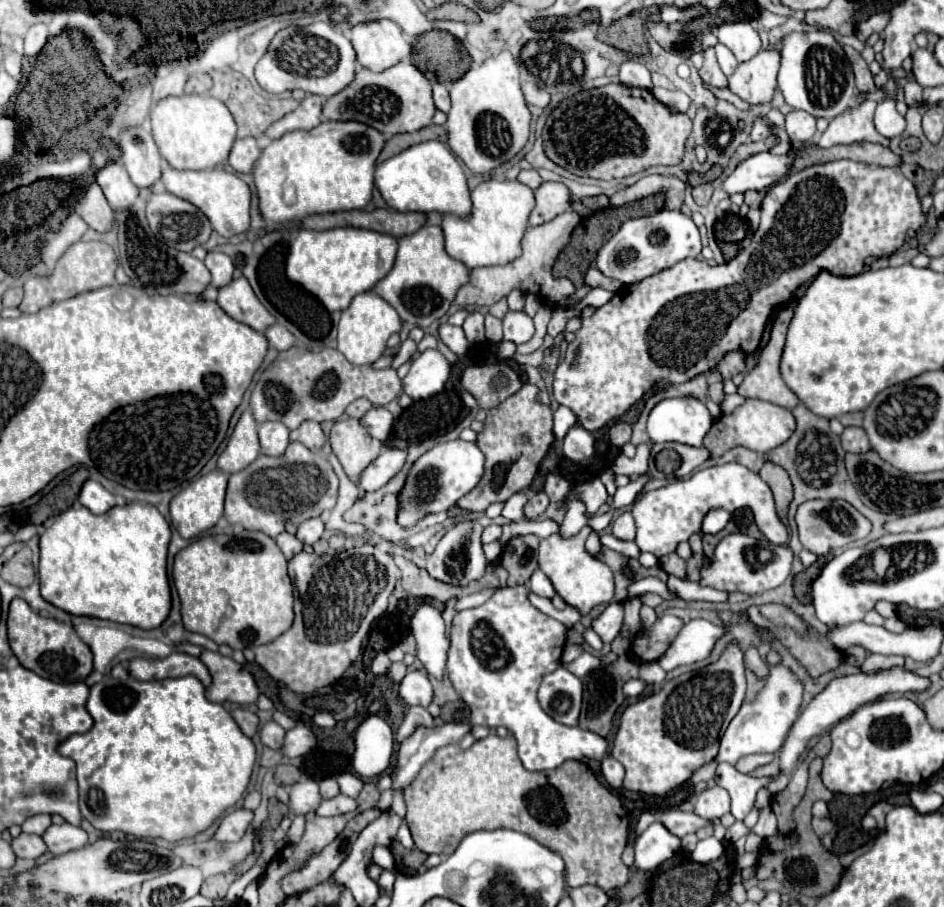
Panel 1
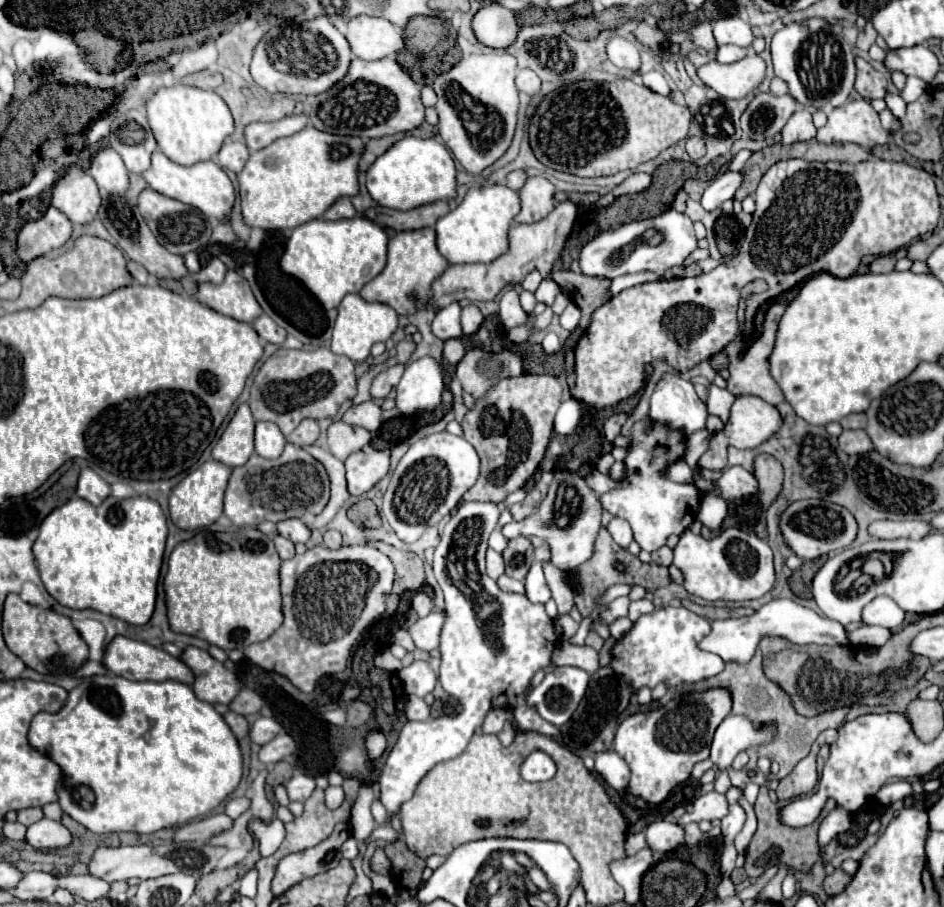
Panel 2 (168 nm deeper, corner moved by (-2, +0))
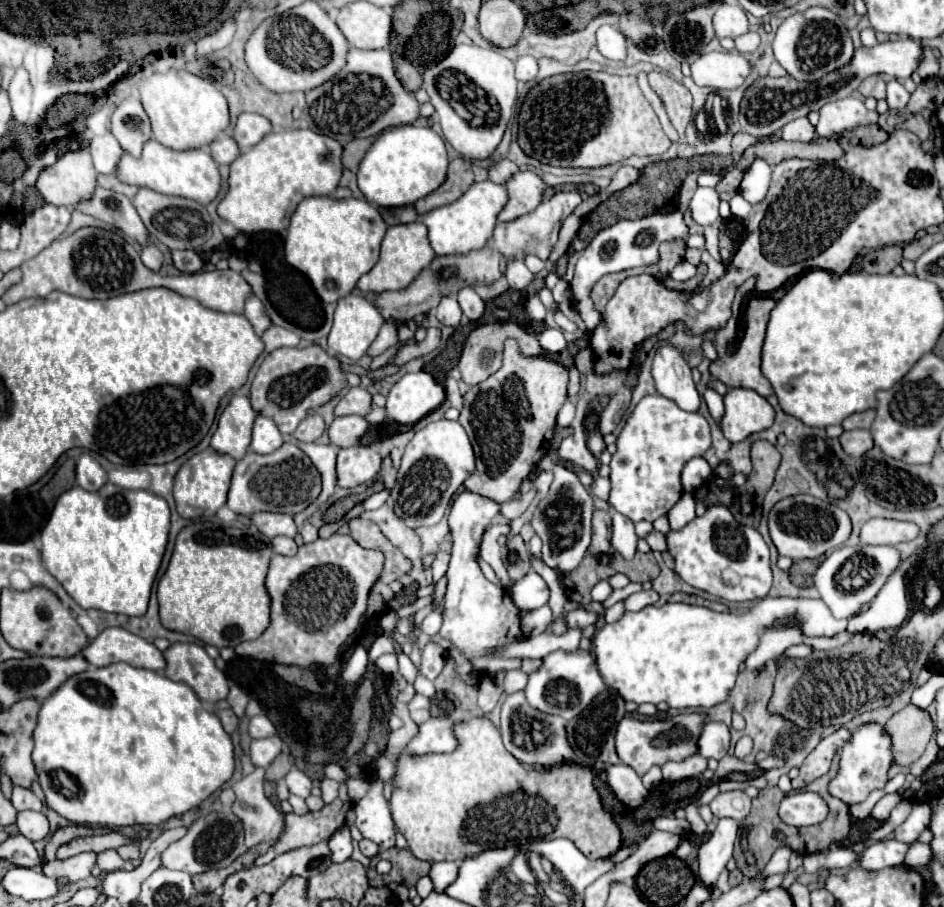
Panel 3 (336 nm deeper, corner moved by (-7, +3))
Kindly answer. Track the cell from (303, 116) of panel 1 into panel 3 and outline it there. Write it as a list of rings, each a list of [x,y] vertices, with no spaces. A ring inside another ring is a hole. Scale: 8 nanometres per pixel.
[[[240,113],[232,137],[238,143],[240,151],[246,151],[248,147],[254,147],[270,131],[272,131],[272,125],[266,117],[256,113]]]

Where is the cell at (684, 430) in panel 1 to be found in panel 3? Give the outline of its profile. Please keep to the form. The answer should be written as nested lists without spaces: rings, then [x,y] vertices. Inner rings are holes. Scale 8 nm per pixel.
[[[674,345],[658,347],[652,363],[652,377],[660,395],[672,399],[684,411],[698,411],[700,395],[694,387],[690,365],[680,349]]]

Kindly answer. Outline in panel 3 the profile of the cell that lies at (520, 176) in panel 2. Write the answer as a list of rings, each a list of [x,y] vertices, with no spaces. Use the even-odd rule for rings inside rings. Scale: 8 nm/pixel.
[[[502,159],[498,161],[490,171],[488,171],[488,179],[492,183],[504,183],[504,179],[508,179],[508,175],[514,175],[518,171],[518,165],[508,161],[508,159]]]

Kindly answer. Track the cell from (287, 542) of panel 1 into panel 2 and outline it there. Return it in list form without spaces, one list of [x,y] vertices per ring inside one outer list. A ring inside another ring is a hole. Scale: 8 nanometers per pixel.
[[[275,536],[275,548],[281,556],[281,560],[289,560],[295,556],[295,544],[289,540],[289,538],[283,538],[283,536]]]

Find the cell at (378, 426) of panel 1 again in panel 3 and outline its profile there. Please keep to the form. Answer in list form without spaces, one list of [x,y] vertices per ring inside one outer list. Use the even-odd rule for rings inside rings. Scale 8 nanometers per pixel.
[[[350,387],[348,393],[338,401],[334,415],[366,415],[372,405],[372,395],[362,387]]]

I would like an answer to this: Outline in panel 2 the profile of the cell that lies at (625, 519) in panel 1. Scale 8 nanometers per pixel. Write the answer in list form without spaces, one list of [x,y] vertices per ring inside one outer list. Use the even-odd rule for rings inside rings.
[[[613,518],[613,520],[609,522],[607,530],[609,530],[609,534],[613,536],[613,540],[615,540],[621,548],[627,548],[627,546],[633,542],[633,530],[631,530],[629,522],[623,520],[623,518]]]

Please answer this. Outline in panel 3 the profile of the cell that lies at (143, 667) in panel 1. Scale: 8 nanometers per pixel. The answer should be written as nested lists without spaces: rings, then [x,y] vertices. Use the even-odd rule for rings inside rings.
[[[106,627],[80,653],[94,667],[106,667],[108,663],[124,661],[132,667],[164,671],[162,651],[158,651],[150,641],[120,627]]]

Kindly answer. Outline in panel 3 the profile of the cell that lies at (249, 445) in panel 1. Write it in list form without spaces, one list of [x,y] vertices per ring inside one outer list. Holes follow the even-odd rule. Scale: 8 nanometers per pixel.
[[[234,395],[218,419],[218,429],[212,435],[210,447],[240,461],[250,447],[254,419],[256,413],[252,411],[248,397]]]

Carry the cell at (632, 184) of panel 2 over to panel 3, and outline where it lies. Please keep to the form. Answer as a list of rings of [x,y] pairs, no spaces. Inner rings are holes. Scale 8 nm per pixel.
[[[624,165],[624,167],[620,167],[620,169],[616,171],[616,175],[612,177],[610,185],[606,187],[606,193],[612,195],[612,193],[616,193],[616,191],[628,187],[628,185],[632,185],[634,181],[638,181],[638,177],[640,177],[640,171],[638,171],[638,169],[630,167],[630,165]]]

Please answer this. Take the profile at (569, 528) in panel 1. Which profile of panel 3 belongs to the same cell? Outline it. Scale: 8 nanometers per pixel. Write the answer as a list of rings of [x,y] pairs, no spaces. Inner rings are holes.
[[[528,571],[528,575],[524,575],[512,585],[510,597],[520,611],[532,611],[548,603],[548,587],[540,579],[540,575]]]

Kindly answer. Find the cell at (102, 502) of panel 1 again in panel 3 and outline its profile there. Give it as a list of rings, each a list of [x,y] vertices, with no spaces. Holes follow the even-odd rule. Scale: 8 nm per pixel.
[[[82,453],[80,459],[76,461],[76,483],[86,491],[98,491],[106,481],[108,475],[102,469],[102,465],[88,453]]]

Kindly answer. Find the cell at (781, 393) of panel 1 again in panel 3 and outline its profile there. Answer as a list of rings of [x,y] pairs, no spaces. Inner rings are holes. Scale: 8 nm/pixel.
[[[758,297],[758,299],[748,301],[746,313],[744,313],[744,335],[742,335],[736,351],[732,355],[720,355],[718,353],[718,359],[710,363],[710,373],[714,379],[720,379],[726,387],[754,389],[762,397],[772,395],[772,387],[760,371],[760,351],[762,351],[762,343],[764,343],[764,331],[766,331],[768,315],[770,315],[774,305],[776,305],[776,301],[770,297]]]

